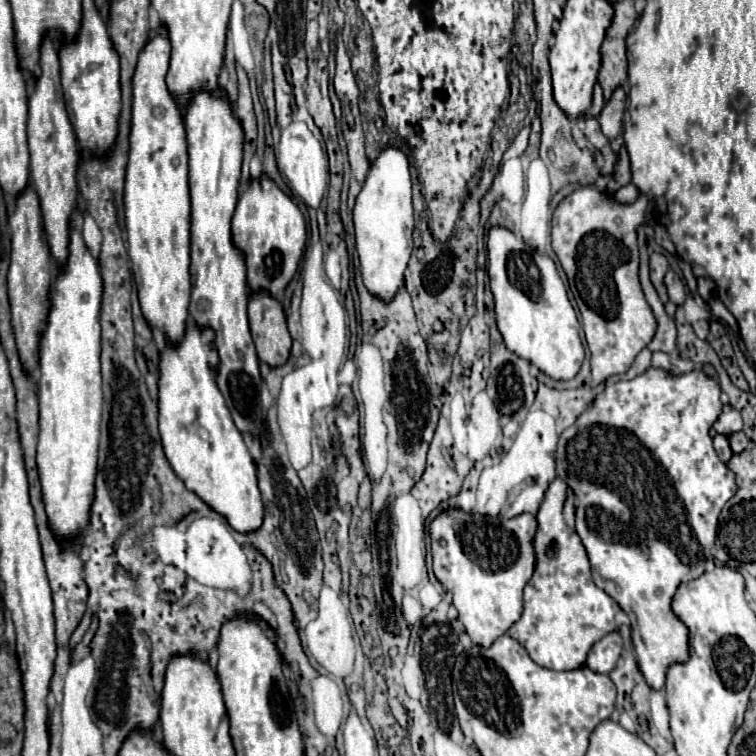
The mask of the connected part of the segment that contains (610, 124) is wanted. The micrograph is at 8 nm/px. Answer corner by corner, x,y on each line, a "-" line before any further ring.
617,88
611,96
611,100
605,104
603,112
599,114
599,124
601,124
601,130
603,134
609,138
609,140
615,140
621,130
623,130
623,116
625,116
625,100
627,100
627,94
623,88

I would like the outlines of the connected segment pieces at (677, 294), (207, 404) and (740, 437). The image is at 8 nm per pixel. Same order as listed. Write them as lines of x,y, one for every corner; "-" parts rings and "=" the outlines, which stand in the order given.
669,270
669,272
665,274
663,284
665,284
665,288
667,288
669,300
671,300
673,304
683,304
683,300
685,300
685,288
683,288
683,282
679,280
679,276
677,276
673,270
=
189,322
189,324
187,324
185,338
183,338
179,344
175,344
175,346
165,346
165,348
163,348
163,352
161,352
161,362
159,362
159,368
161,368
161,378
159,378
159,434
161,434
161,442
163,442
165,456
167,456
169,464
171,464
171,468
175,470
177,478
181,478
181,480
185,482
185,486
187,486
191,492
195,492
211,510
215,510
217,514
221,514
221,516
229,522
229,526
231,526
233,530
245,534
247,530
259,530
259,526
263,524
263,502
261,502
261,492
259,492
259,486
257,486
255,464
253,464
253,460
251,460
251,456
249,456
249,450
247,450
247,446
245,446
245,442
243,442
243,436
241,436
239,430
235,428
233,418
231,418
231,414
229,414
229,410
227,410
227,406
225,406
225,400
223,400
219,388
217,388
217,384
215,384
215,372
213,372
213,368
217,366
219,358
217,358
215,346
213,346
213,338
215,338
213,330
201,330
195,322
=
733,432
733,434
729,434
729,444
731,444
731,450
735,454
739,454
749,446
749,438
743,432

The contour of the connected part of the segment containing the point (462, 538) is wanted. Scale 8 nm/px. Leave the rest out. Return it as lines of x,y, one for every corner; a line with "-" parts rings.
445,510
431,522
433,572
453,596
459,622
465,626
473,644
483,648
505,634
523,612
523,586
535,568
533,536
537,530
535,514
519,514
511,520
493,518
491,524
477,526
463,510

